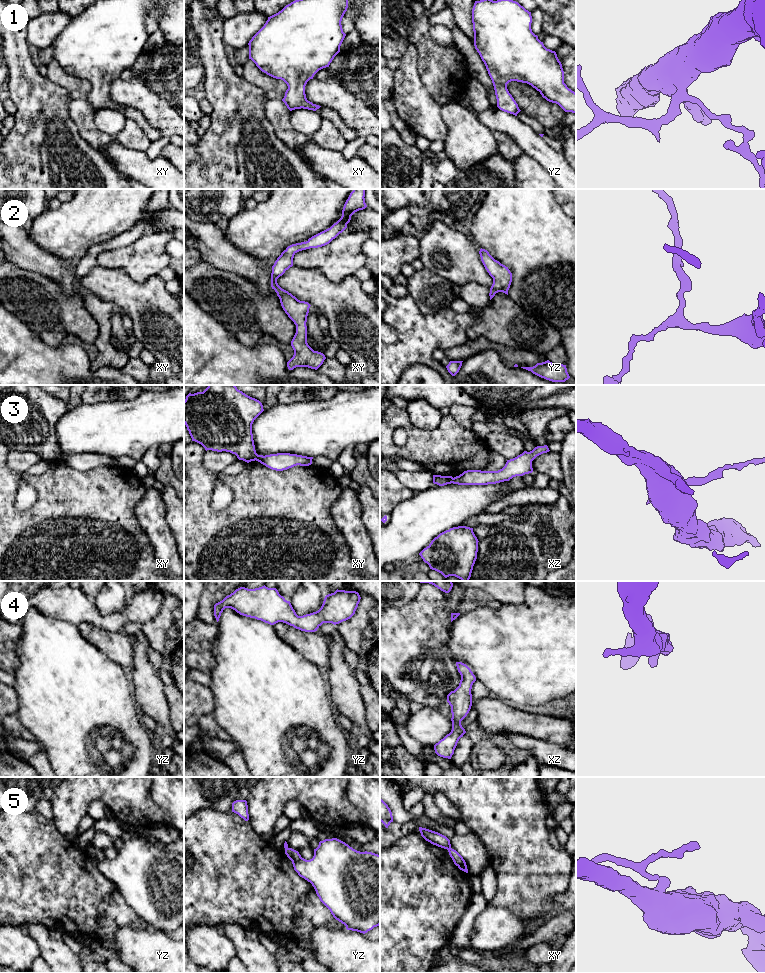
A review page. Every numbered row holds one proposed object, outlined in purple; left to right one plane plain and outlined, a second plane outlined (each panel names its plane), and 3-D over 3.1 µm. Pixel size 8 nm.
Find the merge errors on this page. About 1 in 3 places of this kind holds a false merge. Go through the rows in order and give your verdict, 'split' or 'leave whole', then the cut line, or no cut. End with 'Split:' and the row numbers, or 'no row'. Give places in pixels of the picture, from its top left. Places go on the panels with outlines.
1: leave whole | no cut
2: leave whole | no cut
3: split | xy (258, 455), (255, 459)
4: leave whole | no cut
5: split | xy (450, 847), (447, 849)
Split: 3, 5

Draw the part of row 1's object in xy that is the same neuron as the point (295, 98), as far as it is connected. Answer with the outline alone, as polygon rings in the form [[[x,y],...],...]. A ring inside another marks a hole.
[[[295,0],[268,17],[264,26],[249,41],[249,59],[262,72],[287,84],[288,89],[282,101],[290,111],[301,108],[316,111],[321,107],[307,100],[305,86],[319,70],[329,67],[340,52],[340,46],[346,36],[341,21],[347,8],[348,0]]]

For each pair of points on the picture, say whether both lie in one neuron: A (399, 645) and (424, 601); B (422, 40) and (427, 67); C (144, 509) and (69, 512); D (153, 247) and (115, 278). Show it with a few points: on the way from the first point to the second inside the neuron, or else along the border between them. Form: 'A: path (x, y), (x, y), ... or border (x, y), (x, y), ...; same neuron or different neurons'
A: path (410, 634), (424, 620), (424, 612); same neuron
B: path (426, 47), (427, 60); same neuron
C: border (146, 488), (135, 506), (135, 517), (144, 531); different neurons
D: border (100, 265), (121, 268), (136, 281), (145, 280); different neurons

